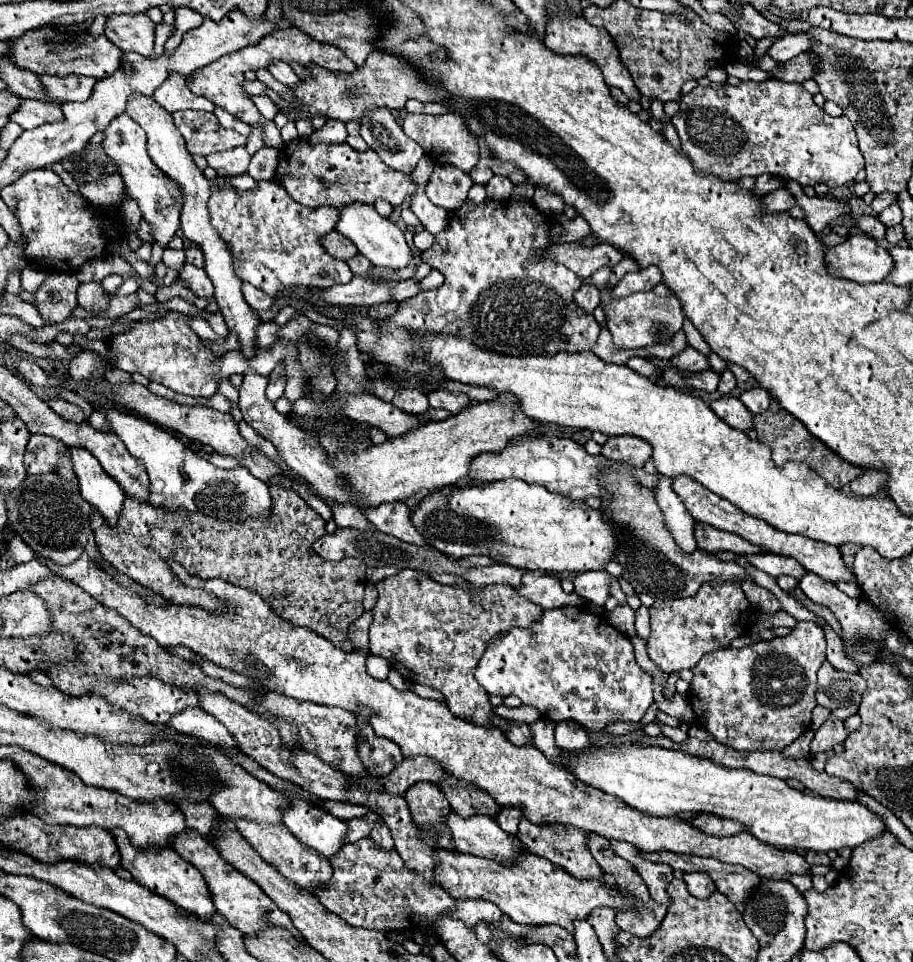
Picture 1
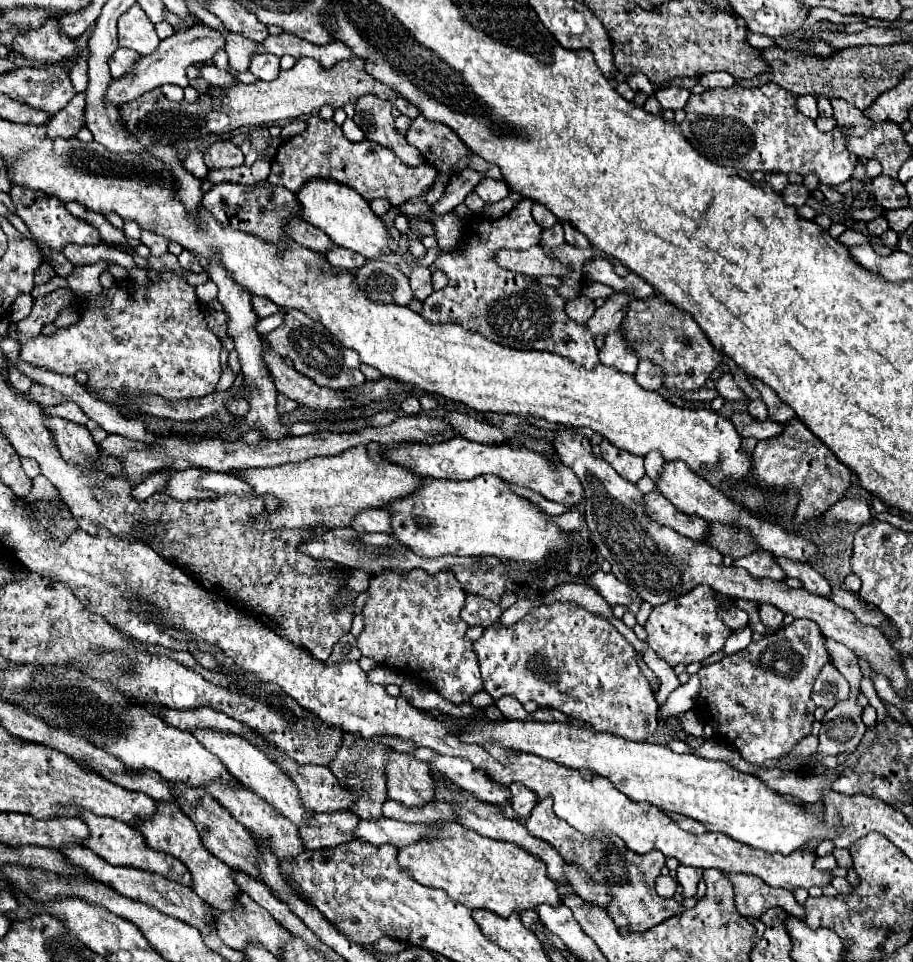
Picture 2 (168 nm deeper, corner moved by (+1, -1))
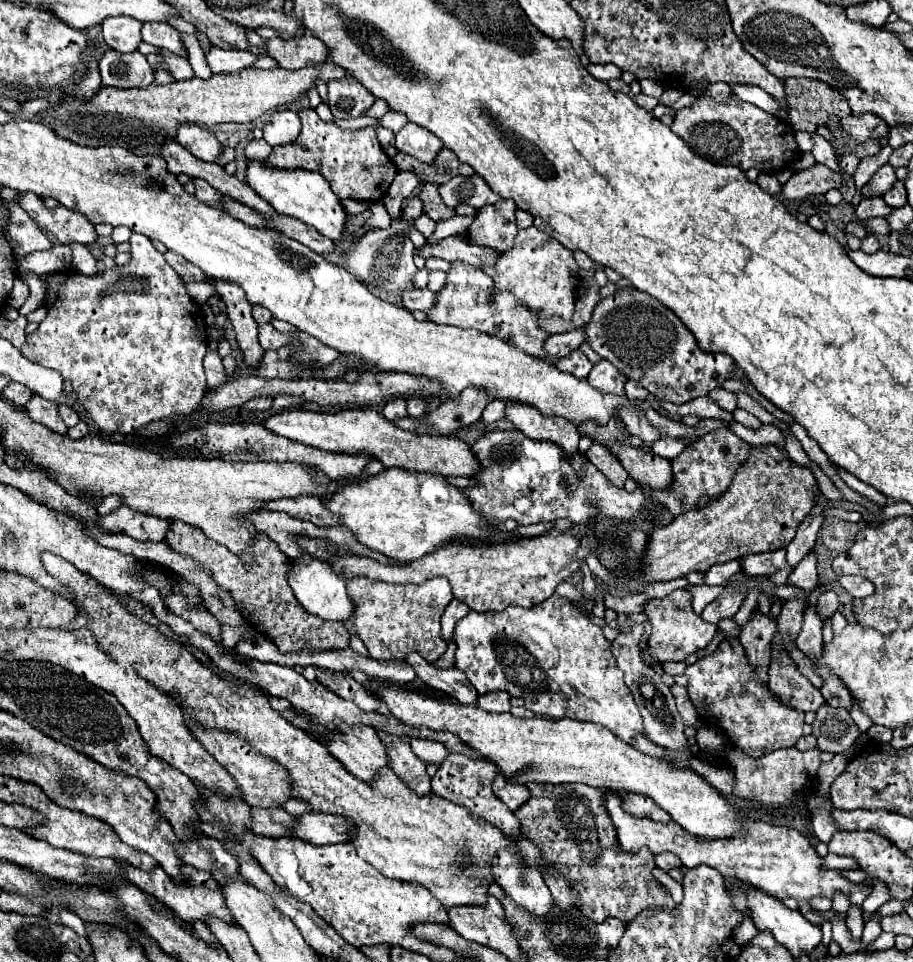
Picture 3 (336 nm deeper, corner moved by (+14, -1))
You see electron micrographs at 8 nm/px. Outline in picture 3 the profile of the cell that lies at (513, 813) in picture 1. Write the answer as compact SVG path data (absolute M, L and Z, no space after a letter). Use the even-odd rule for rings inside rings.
M502 774L496 776L494 780L494 794L514 812L516 808L520 808L528 798L530 798L530 792L524 784L516 784L516 782L510 782L506 780Z

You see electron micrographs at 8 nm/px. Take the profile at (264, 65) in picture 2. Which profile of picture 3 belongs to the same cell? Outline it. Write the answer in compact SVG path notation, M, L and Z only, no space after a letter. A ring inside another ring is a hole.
M212 46L212 50L206 56L210 70L214 74L240 72L244 68L250 68L258 58L260 56L250 52L250 50L222 50L222 48L216 48L216 46Z

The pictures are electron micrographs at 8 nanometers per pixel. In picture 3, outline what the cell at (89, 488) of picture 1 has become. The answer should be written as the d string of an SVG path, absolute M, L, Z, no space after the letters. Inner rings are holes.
M34 394L32 400L28 400L28 404L24 406L24 410L26 410L30 420L36 420L38 424L50 428L52 432L62 434L62 436L68 432L66 424L58 416L58 404L56 402L48 402L48 400Z

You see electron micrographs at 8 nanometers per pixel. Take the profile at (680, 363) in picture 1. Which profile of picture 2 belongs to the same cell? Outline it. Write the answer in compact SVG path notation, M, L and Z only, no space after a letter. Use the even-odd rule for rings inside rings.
M641 360L639 362L639 368L637 368L637 374L635 374L635 380L637 380L637 384L641 388L655 392L663 384L663 374L661 374L661 368L659 366L653 366L653 362Z

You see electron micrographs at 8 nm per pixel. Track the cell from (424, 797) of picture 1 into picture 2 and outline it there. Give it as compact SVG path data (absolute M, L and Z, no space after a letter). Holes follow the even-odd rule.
M391 752L385 764L387 794L403 806L425 806L435 798L435 784L429 774L429 764L411 754Z

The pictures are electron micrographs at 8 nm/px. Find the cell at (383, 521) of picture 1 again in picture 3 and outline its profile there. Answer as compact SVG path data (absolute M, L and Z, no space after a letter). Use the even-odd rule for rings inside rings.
M298 496L298 498L280 498L268 502L268 510L280 510L300 520L310 520L316 526L340 526L342 520L334 516L326 504L316 496Z

